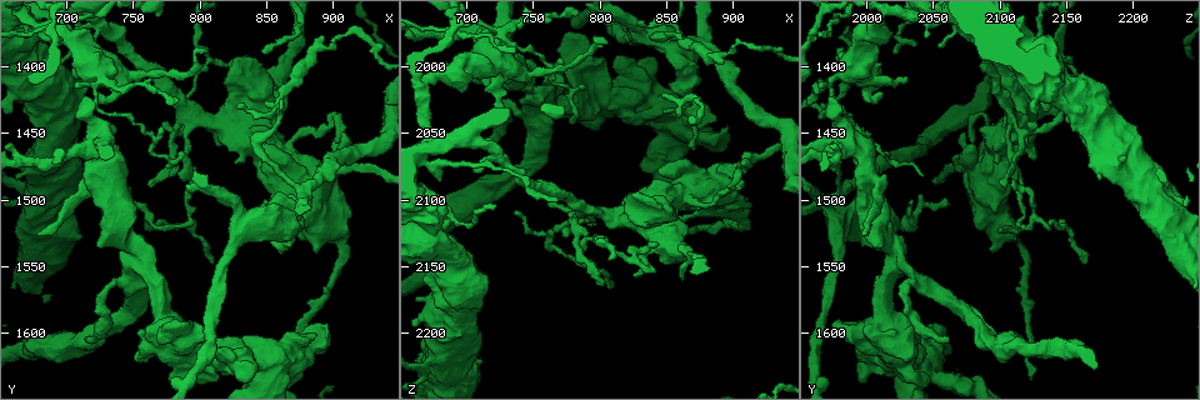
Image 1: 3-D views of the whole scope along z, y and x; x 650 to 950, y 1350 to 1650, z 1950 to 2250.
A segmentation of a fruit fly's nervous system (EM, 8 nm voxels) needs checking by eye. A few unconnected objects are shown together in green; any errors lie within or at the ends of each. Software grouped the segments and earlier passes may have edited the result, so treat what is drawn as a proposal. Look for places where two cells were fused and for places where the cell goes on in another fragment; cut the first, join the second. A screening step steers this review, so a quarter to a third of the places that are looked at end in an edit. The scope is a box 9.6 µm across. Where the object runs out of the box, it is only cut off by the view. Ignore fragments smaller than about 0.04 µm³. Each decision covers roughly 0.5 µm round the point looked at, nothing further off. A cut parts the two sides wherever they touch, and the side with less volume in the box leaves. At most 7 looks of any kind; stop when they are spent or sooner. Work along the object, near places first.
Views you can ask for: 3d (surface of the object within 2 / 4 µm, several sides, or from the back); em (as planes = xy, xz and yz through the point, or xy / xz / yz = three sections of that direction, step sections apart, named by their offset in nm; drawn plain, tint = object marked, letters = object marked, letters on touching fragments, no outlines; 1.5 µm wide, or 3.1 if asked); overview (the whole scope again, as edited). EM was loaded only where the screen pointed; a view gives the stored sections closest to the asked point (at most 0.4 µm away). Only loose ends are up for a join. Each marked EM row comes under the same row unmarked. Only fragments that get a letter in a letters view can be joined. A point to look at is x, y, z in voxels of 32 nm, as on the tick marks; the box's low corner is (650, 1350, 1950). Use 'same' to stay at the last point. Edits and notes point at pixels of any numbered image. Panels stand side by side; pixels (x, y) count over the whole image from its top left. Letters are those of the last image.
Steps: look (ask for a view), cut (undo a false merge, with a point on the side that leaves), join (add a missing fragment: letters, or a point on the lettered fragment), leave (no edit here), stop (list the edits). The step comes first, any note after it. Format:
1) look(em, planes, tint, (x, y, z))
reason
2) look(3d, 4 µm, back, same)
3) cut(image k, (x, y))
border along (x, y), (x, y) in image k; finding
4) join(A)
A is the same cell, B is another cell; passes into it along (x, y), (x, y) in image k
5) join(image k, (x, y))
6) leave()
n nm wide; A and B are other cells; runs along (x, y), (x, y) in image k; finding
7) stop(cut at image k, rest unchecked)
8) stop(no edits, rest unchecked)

look(em, planes, letters, (762, 1490, 2104))
branch stops here

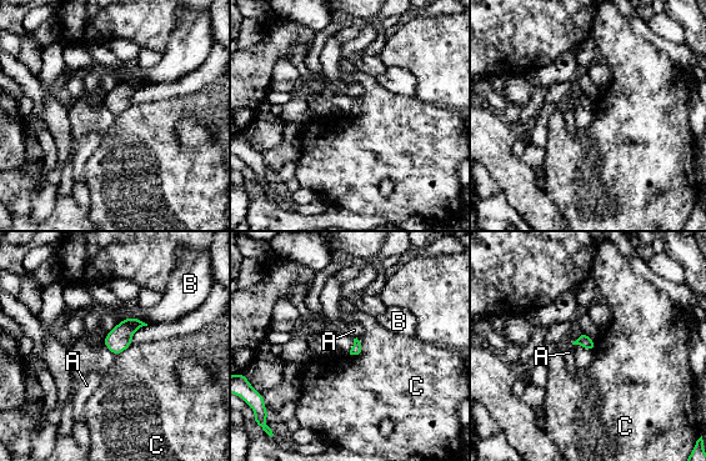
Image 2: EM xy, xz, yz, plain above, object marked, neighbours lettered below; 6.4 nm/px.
leave()
A, B and C are other cells; border along (356, 337), (360, 351), (350, 355) in image 2; none of them fits

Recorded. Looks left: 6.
look(em, planes, tint, (868, 1500, 2060))
an open end

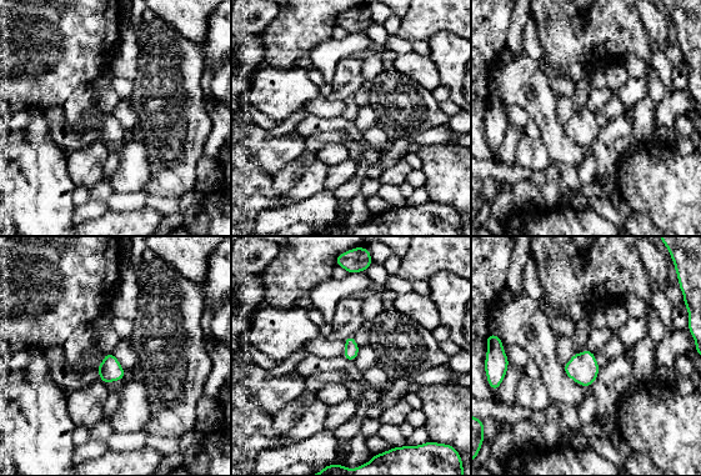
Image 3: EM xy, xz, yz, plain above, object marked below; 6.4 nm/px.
look(em, planes, letters, same)

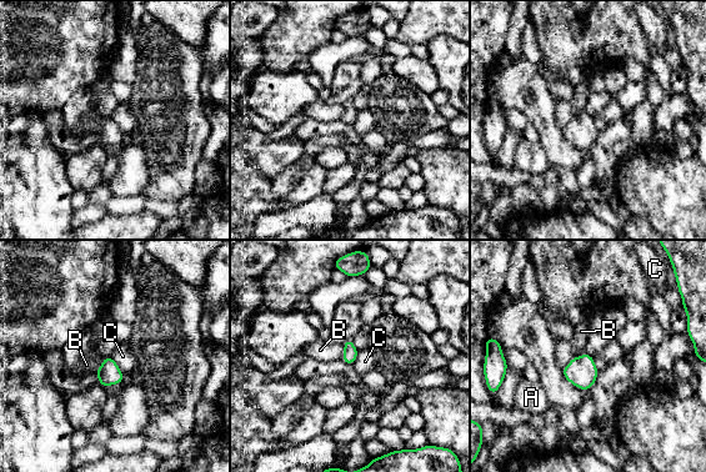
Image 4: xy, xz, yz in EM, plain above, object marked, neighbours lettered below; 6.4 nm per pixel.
leave()
A, B and C are other cells; border along (343, 344), (344, 352), (340, 358) in image 4; none of them fits

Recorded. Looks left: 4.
look(3d, 4 µm, (858, 1438, 1974))

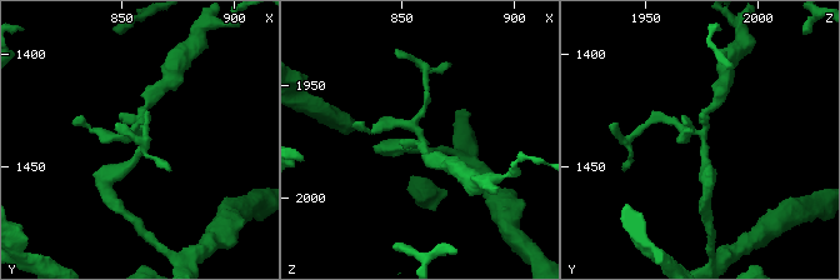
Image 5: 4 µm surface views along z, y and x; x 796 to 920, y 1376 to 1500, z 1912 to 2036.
look(em, planes, tint, (860, 1437, 1976))
now the EM

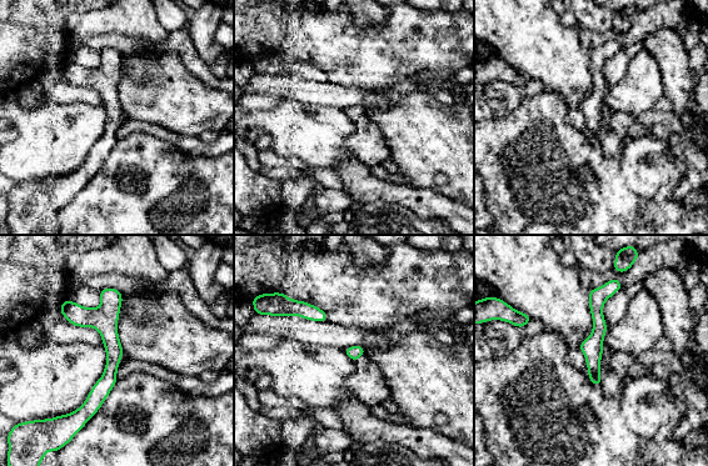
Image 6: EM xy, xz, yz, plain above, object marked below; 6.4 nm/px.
look(em, planes, letters, same)

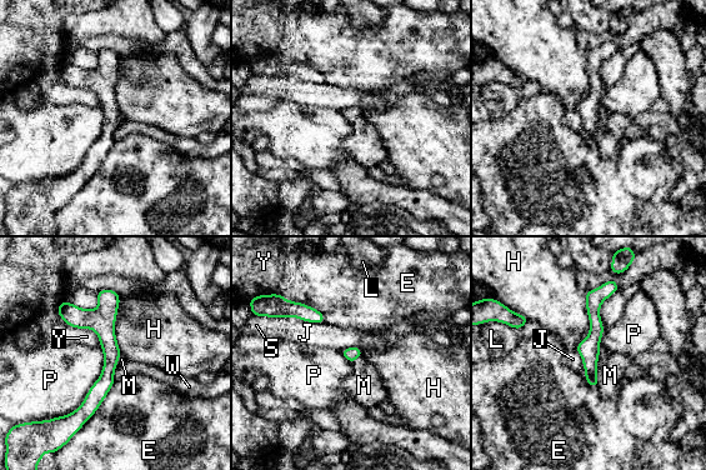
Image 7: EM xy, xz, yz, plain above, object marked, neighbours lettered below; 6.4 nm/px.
leave()
90 nm wide; E, H, J, L, M, P, S, W and Y are other cells; all the same cell

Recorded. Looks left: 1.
stop(no edits, rest unchecked)

